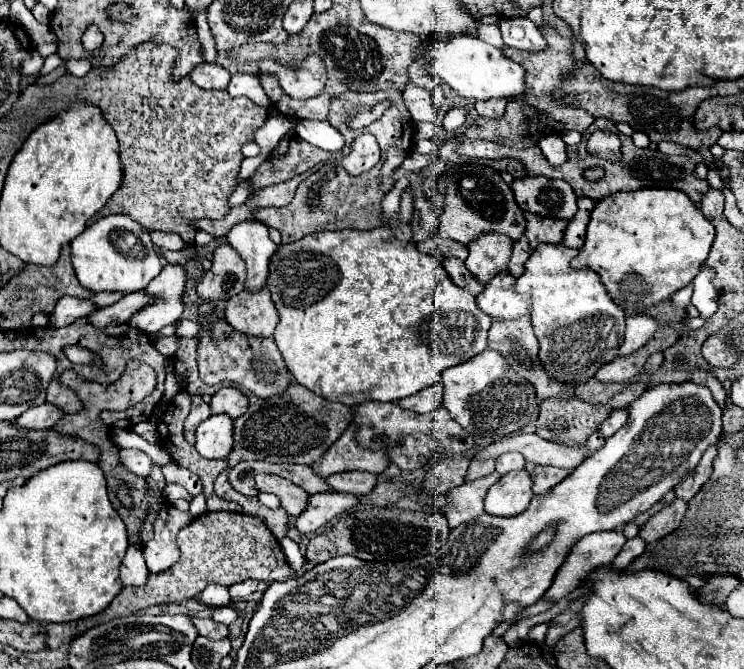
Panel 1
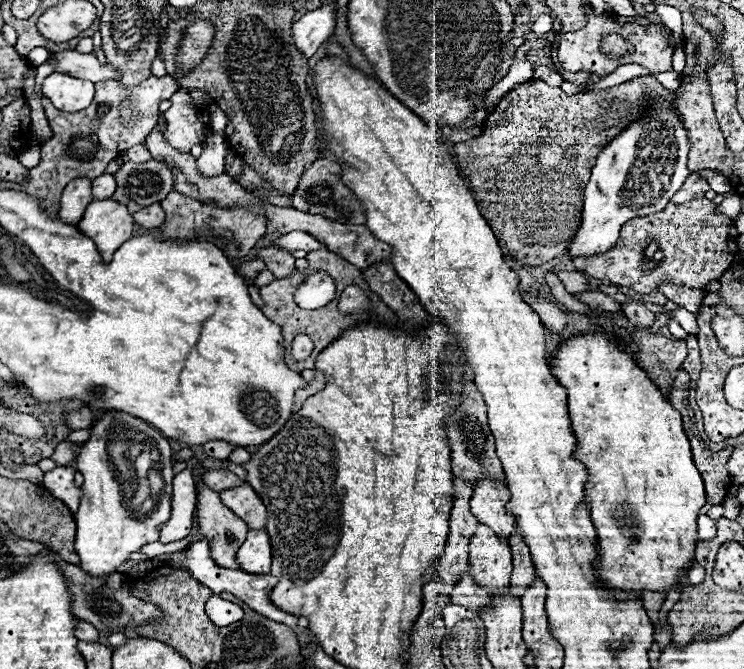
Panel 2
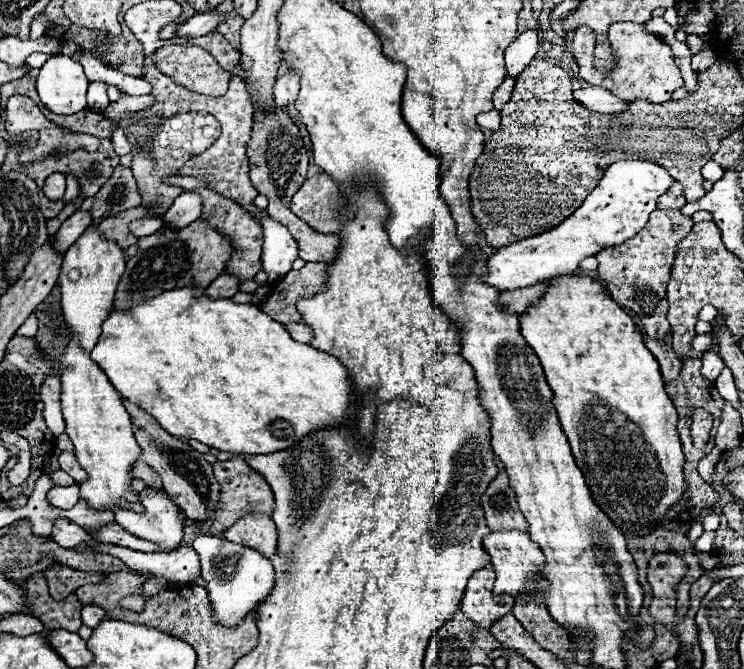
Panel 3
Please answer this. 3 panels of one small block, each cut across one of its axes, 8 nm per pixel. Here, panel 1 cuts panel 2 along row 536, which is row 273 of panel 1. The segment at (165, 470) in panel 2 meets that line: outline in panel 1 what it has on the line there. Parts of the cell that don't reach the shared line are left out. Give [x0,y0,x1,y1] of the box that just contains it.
[70,214,162,292]

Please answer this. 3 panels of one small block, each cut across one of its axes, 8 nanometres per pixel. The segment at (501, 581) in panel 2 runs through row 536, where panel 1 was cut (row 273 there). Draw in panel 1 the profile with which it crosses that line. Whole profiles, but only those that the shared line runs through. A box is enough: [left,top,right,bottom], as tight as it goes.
[464,234,512,284]

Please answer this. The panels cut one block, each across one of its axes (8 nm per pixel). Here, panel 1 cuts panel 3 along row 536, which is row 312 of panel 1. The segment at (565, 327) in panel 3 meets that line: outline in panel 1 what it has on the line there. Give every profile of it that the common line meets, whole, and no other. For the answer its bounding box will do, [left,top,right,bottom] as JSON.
[572,188,714,314]

